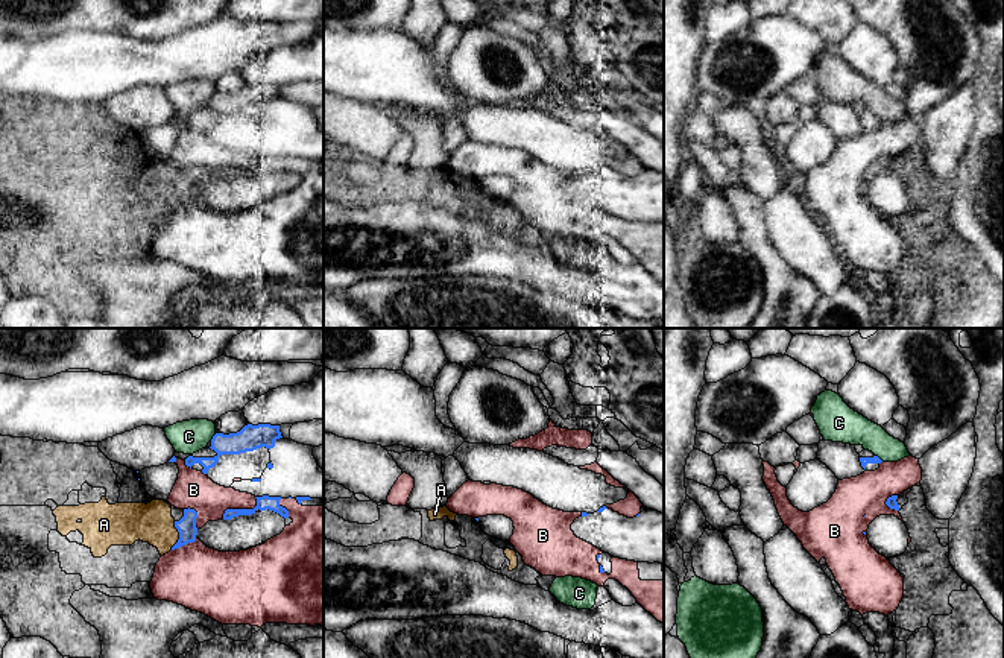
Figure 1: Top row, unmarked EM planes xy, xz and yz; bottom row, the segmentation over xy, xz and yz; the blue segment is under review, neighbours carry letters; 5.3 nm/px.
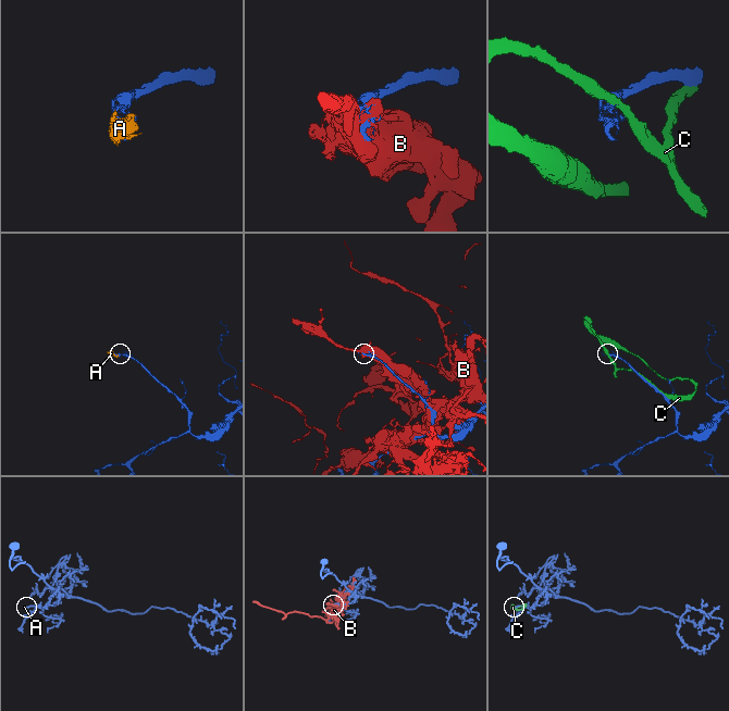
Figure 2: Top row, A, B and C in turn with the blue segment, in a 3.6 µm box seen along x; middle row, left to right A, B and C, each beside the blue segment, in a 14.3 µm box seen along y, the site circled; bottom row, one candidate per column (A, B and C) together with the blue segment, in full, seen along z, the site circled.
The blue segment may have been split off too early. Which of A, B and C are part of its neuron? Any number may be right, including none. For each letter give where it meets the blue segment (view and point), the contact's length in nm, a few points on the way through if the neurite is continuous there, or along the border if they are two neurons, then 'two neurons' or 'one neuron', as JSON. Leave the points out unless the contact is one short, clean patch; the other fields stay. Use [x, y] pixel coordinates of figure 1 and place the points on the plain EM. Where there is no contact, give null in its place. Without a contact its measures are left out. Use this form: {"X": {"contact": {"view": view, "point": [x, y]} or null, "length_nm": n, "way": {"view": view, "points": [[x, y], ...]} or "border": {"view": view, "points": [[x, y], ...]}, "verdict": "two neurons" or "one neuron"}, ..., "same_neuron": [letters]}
{"A": {"contact": {"view": "xy", "point": [179, 195]}, "length_nm": 150, "border": {"view": "xy", "points": [[175, 181], [178, 201], [170, 208]]}, "verdict": "two neurons"}, "B": {"contact": {"view": "xy", "point": [239, 169]}, "length_nm": 220, "verdict": "two neurons"}, "C": {"contact": {"view": "yz", "point": [878, 117]}, "length_nm": 60, "verdict": "two neurons"}, "same_neuron": []}

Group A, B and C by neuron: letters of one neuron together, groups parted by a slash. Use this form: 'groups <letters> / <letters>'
groups A / B / C

